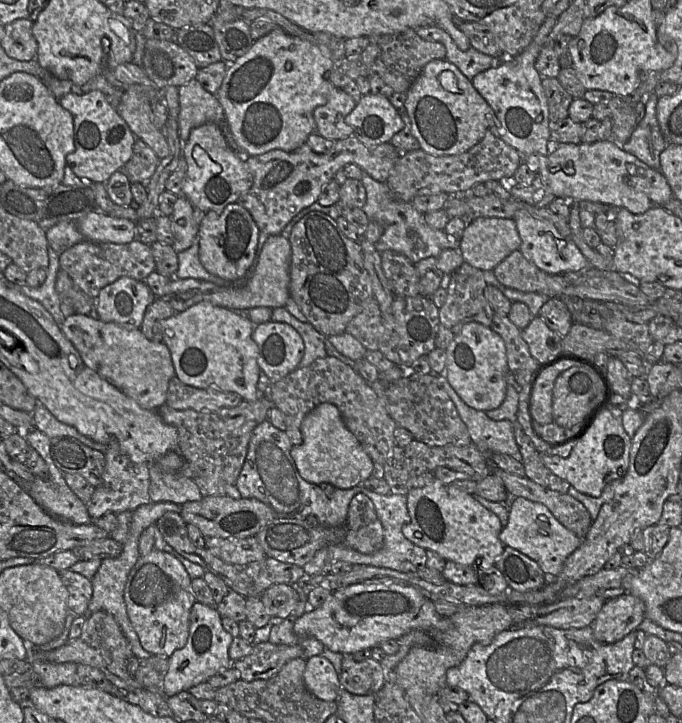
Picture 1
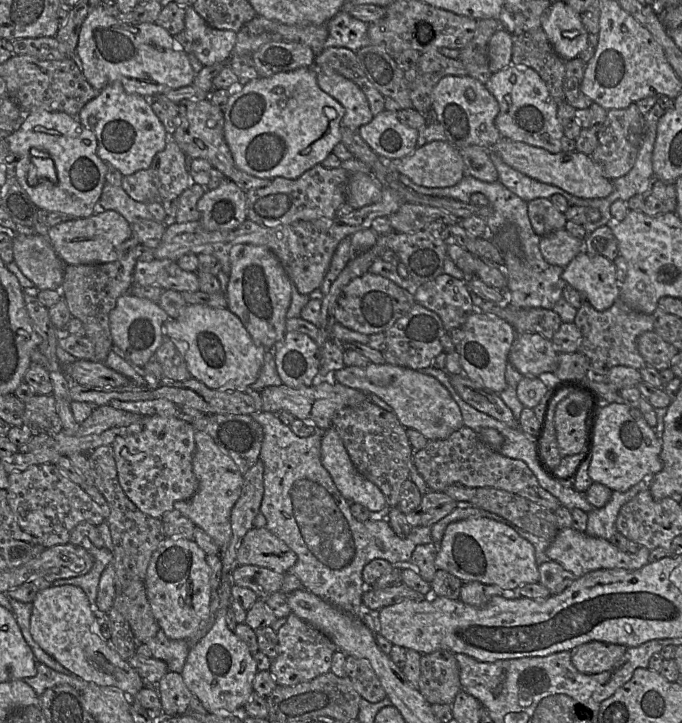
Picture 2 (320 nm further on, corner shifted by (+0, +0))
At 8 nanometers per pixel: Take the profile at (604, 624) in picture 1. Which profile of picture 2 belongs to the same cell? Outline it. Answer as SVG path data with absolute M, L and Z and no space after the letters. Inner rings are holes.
M599 641L585 643L572 651L572 664L583 674L610 670L625 654L627 647Z

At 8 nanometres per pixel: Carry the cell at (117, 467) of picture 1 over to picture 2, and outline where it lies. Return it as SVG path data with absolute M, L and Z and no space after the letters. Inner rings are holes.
M172 416L145 417L143 429L136 434L117 436L111 447L119 483L126 496L143 513L154 518L174 509L176 501L191 498L198 489L193 472L195 427Z

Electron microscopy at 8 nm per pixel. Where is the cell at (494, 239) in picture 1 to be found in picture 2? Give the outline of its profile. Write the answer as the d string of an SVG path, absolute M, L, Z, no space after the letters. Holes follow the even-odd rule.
M500 138L491 149L510 167L542 183L561 188L579 198L605 198L613 191L612 180L604 175L603 168L591 156L584 153L560 152L552 154L549 151L524 142Z

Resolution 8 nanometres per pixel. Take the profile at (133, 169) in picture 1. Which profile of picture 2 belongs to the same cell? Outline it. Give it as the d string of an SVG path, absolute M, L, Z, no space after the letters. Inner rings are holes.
M169 137L165 148L158 152L149 168L122 178L123 190L134 200L148 204L162 203L169 198L178 198L190 185L190 175L187 169L187 156L180 149L173 137Z

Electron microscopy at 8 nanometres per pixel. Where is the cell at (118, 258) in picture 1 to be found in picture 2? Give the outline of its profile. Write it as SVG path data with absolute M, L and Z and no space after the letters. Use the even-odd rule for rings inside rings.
M170 259L137 261L133 272L133 284L158 286L163 290L177 292L199 291L199 279L196 272L185 271L176 261Z

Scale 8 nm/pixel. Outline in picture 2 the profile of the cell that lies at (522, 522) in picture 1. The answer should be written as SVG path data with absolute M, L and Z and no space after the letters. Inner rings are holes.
M561 528L550 542L546 554L550 560L559 562L564 569L579 578L589 572L600 569L639 569L649 563L650 551L644 546L641 546L636 553L621 551L606 539L589 536L575 528Z

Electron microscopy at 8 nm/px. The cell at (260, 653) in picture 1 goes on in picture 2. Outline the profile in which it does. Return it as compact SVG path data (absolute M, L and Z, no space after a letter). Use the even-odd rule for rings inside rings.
M293 612L286 617L286 623L276 632L278 637L277 655L272 660L269 672L277 686L291 686L310 681L330 672L336 645L319 630L306 623Z

